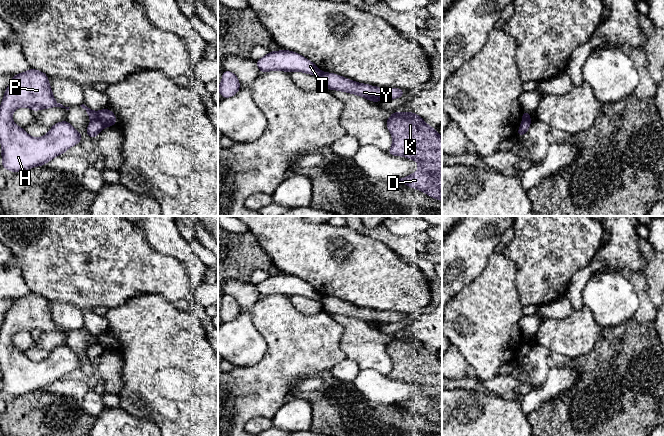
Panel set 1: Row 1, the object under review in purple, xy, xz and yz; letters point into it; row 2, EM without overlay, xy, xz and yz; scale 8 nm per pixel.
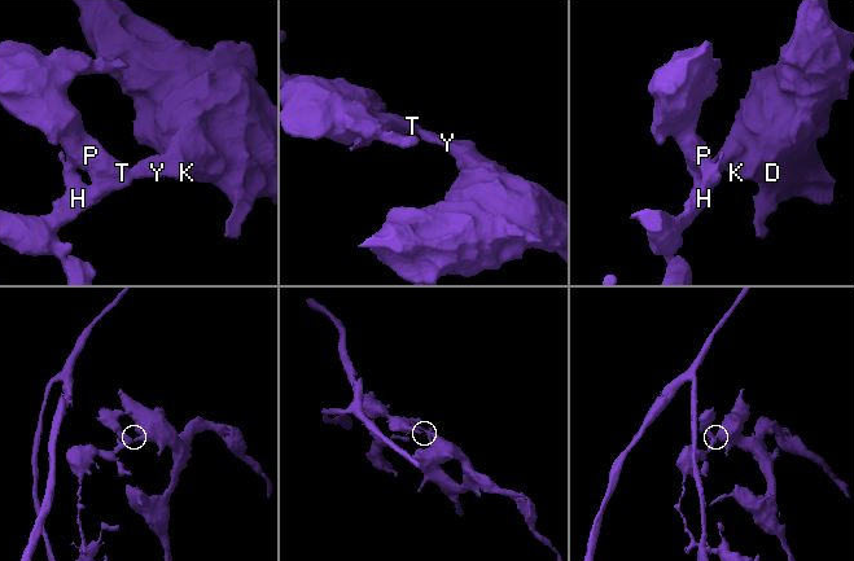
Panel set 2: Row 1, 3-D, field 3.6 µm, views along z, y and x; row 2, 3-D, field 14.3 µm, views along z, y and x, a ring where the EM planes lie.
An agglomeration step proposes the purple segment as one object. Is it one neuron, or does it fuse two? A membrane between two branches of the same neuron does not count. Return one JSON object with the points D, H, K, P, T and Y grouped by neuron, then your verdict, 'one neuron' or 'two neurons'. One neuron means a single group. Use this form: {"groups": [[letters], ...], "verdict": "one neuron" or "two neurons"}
{"groups": [["D", "K", "Y"], ["H", "P", "T"]], "verdict": "two neurons"}

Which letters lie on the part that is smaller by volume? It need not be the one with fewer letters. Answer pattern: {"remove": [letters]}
{"remove": ["H", "P", "T"]}

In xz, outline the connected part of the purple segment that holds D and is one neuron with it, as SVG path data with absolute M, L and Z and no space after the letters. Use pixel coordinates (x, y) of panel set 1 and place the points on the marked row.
M392 112L386 120L393 144L387 151L392 156L402 156L415 160L419 168L413 174L400 178L397 182L418 189L434 199L442 201L442 138L435 128L429 126L420 115L413 112Z

